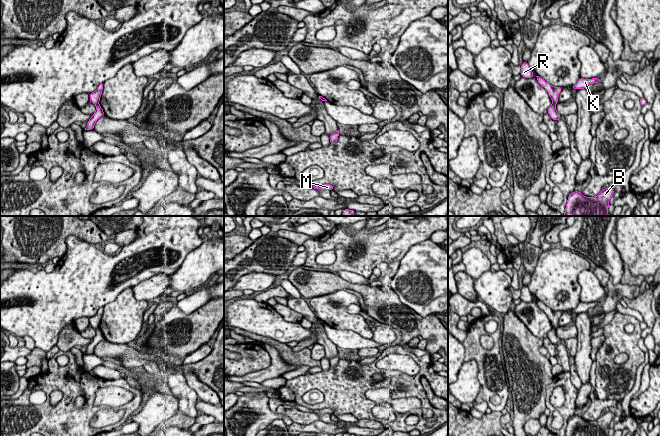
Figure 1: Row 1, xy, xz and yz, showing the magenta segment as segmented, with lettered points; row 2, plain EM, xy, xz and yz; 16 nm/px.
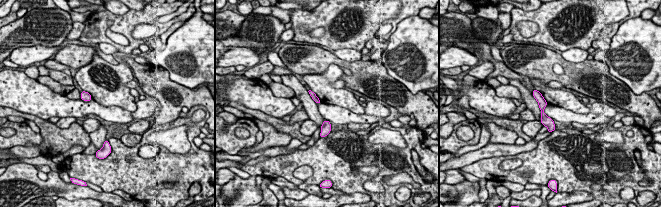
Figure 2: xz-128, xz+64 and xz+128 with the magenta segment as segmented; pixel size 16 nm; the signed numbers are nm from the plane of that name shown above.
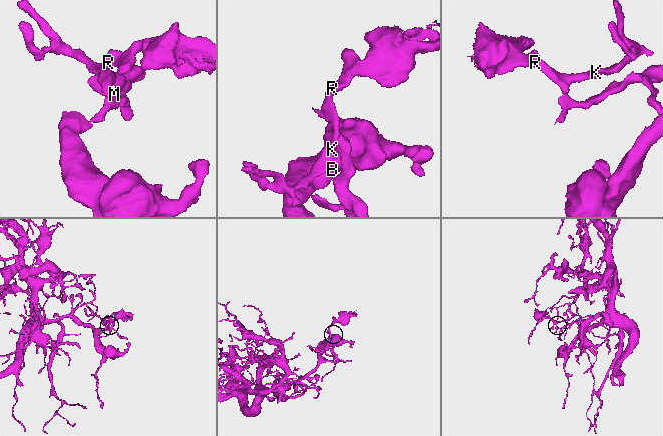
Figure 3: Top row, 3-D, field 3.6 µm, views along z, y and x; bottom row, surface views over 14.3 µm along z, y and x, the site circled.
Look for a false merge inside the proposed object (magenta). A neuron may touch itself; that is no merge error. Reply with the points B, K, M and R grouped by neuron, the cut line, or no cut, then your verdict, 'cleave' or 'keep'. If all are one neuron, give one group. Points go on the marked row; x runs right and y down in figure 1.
B M / K R; cut in yz along (552, 103), (555, 105); cleave

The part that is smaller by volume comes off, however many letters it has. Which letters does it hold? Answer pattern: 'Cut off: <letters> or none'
Cut off: K, R

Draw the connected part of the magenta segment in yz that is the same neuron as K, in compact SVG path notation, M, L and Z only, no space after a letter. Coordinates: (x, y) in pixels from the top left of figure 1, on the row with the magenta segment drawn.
M599 77L596 78L591 78L591 79L584 79L584 78L579 78L577 83L572 86L572 89L585 89L588 87L589 84L595 84L600 81Z

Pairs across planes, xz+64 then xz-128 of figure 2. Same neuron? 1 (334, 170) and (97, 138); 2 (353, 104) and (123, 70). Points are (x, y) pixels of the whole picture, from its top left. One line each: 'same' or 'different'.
1: different
2: same

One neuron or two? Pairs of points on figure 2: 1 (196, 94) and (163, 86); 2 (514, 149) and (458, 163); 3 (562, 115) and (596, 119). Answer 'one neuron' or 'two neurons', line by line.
1: one neuron
2: one neuron
3: one neuron

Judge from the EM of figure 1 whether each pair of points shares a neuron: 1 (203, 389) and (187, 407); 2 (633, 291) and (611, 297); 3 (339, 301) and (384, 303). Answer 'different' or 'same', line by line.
1: different
2: same
3: different

